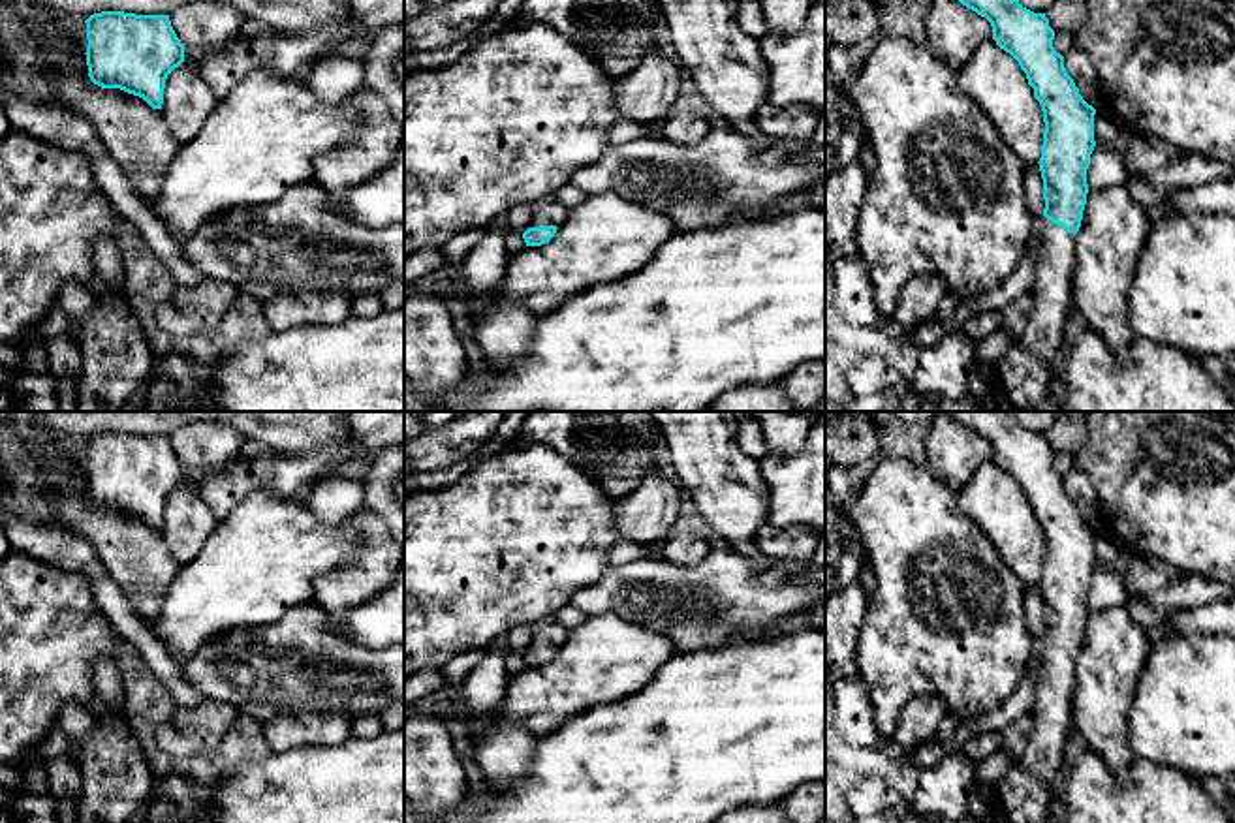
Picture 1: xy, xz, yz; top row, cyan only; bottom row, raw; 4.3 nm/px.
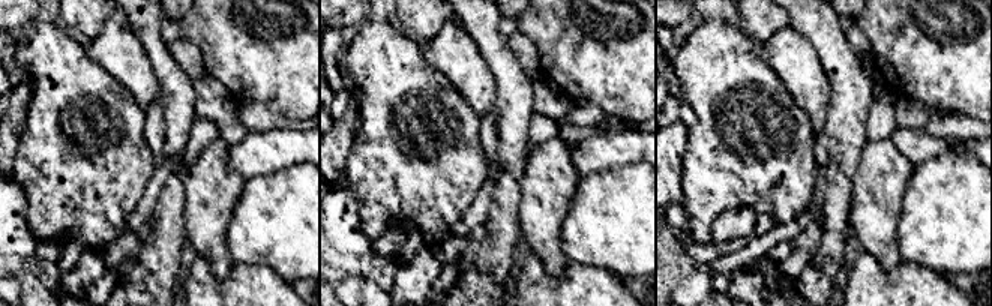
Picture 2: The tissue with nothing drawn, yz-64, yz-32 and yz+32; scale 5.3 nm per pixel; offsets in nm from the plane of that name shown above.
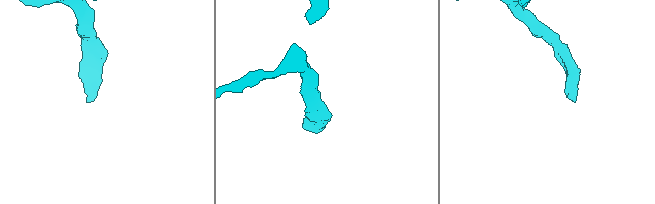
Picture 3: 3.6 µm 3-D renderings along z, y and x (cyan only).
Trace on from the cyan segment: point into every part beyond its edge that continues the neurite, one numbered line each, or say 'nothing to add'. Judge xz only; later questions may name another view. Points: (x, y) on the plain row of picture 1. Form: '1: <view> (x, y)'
1: xz (546, 634)

